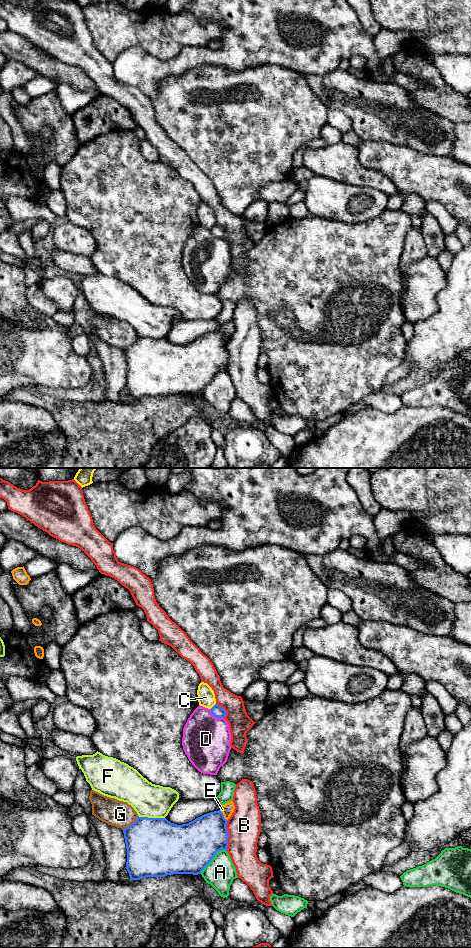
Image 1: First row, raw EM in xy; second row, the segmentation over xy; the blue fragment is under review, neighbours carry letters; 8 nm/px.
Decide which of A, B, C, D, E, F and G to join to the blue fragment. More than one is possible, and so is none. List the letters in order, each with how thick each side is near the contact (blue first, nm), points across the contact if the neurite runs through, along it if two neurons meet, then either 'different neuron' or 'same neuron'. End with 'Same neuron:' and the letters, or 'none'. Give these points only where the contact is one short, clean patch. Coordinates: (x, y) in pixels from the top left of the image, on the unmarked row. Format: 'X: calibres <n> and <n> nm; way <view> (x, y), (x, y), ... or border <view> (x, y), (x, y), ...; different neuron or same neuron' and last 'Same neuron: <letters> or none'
A: calibres 400 and 240 nm; different neuron
B: calibres 340 and 280 nm; different neuron
C: calibres 100 and 140 nm; different neuron
D: calibres 100 and 380 nm; different neuron
E: calibres 320 and 100 nm; different neuron
F: calibres 460 and 280 nm; different neuron
G: calibres 460 and 220 nm; different neuron
Same neuron: none

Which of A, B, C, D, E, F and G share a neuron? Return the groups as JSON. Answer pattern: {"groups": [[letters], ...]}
{"groups": [["A", "C"], ["B"], ["D"], ["E"], ["F"], ["G"]]}

